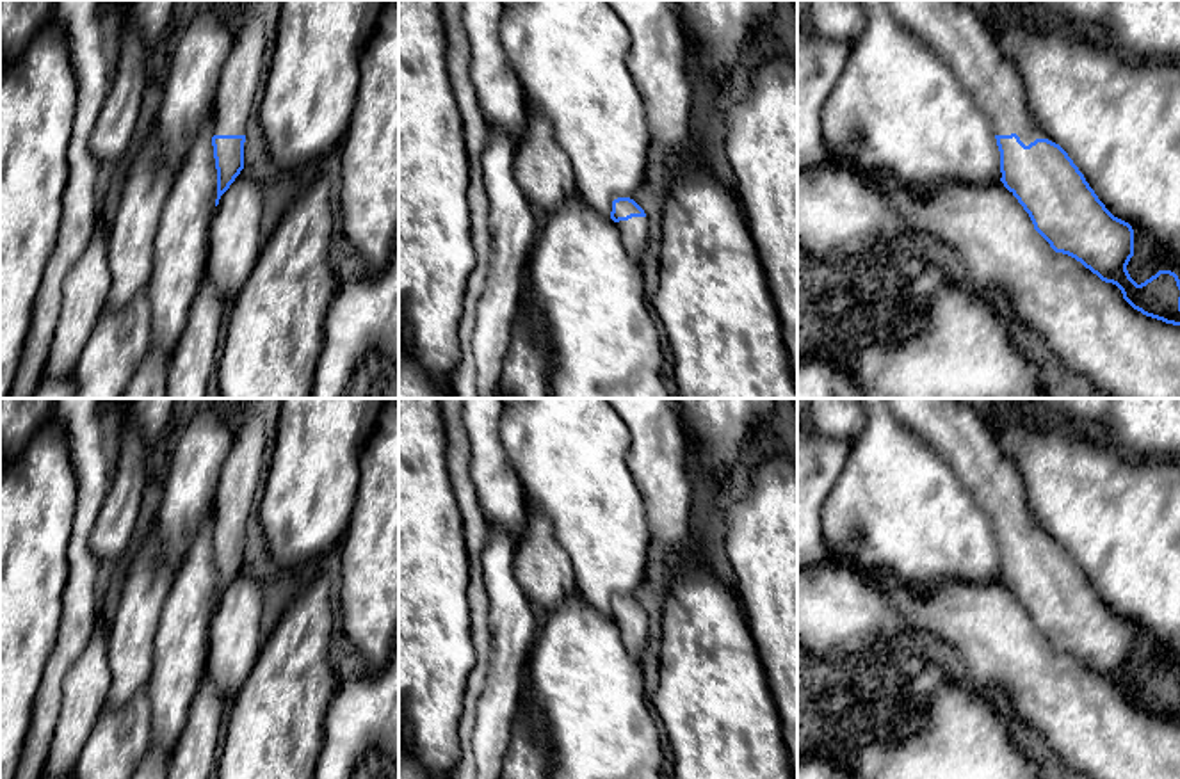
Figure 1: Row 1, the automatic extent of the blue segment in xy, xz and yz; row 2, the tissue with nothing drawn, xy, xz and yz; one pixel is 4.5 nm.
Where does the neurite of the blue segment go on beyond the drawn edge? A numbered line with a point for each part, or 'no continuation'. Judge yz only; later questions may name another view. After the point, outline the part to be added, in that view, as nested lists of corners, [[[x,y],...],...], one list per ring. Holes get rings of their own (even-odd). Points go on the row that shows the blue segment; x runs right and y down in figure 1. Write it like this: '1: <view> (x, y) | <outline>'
1: yz (954, 29) | [[[885,0],[895,21],[936,48],[954,68],[970,94],[991,119],[995,135],[1016,133],[1029,146],[1047,135],[1034,124],[1025,98],[1025,84],[1016,66],[1006,59],[995,43],[993,28],[961,0]]]

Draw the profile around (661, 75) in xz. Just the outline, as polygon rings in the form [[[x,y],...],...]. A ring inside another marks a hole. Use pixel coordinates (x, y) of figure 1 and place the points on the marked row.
[[[605,0],[630,32],[628,71],[643,98],[648,130],[659,153],[691,149],[692,87],[687,34],[675,0]]]

